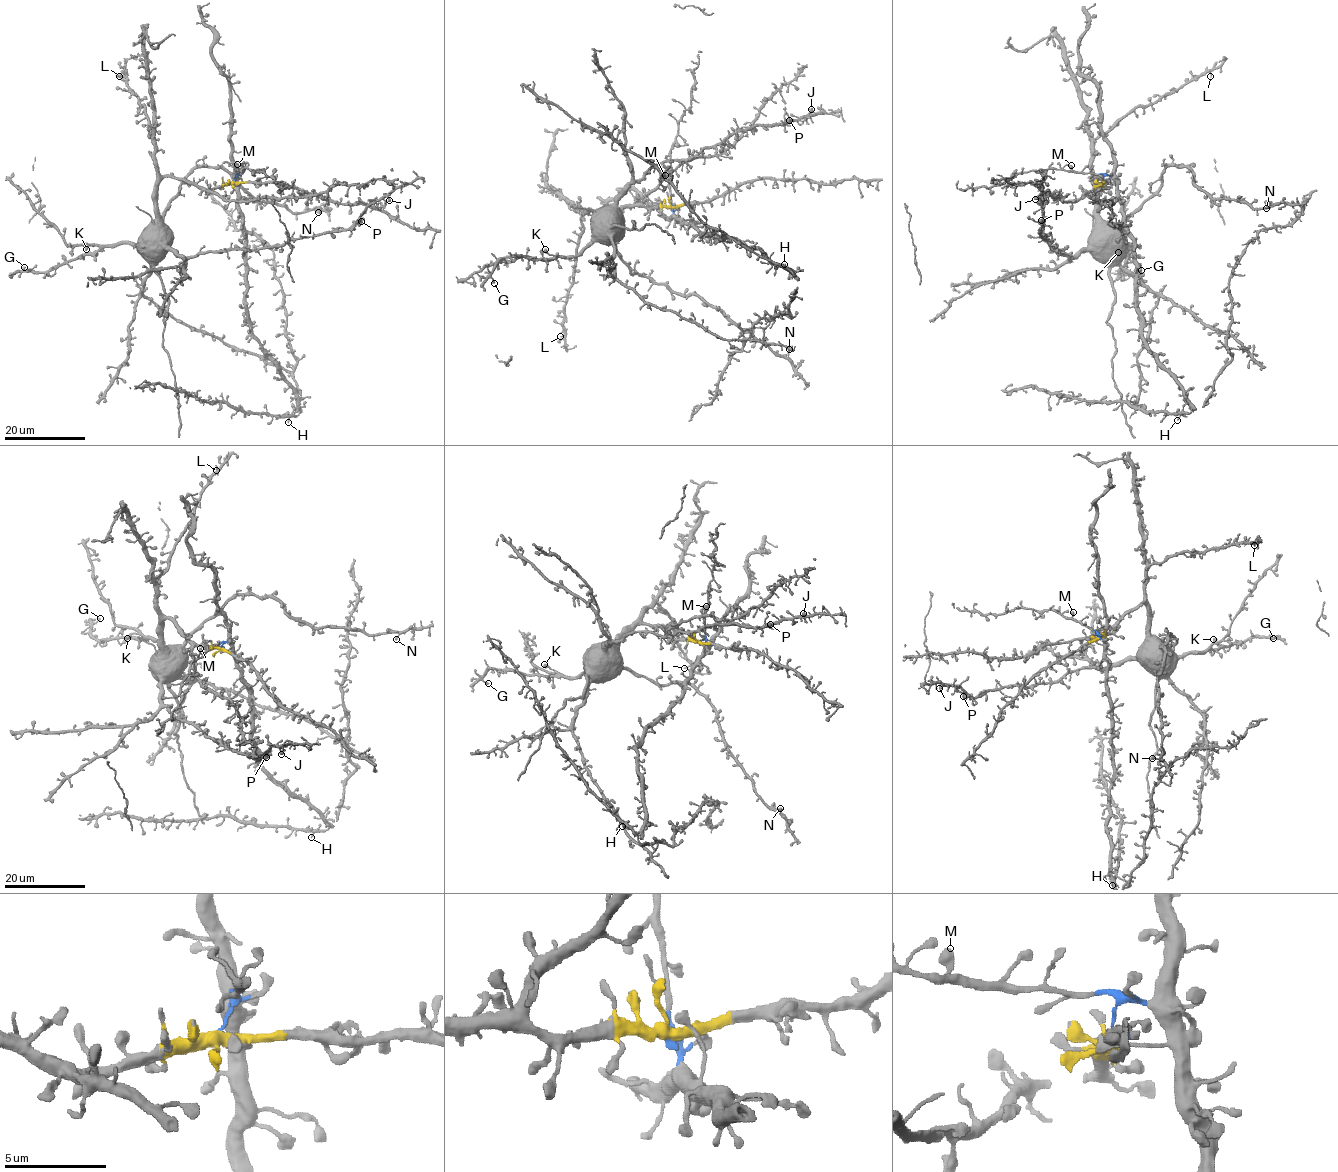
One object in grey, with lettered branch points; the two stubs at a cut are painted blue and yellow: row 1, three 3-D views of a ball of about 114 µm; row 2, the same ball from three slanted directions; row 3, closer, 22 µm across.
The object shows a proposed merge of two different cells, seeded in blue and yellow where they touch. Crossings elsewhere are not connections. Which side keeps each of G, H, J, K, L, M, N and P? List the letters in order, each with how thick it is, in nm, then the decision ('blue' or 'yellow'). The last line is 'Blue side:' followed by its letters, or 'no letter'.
G: calibre 340 nm; yellow
H: calibre 190 nm; blue
J: calibre 440 nm; yellow
K: calibre 480 nm; yellow
L: calibre 200 nm; yellow
M: calibre 440 nm; blue
N: calibre 280 nm; yellow
P: calibre 440 nm; yellow
Blue side: H, M

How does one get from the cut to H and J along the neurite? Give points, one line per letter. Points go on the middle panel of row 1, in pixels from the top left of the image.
H: (671, 208), (683, 223), (690, 223), (701, 233), (737, 238), (795, 275), (784, 264)
J: (671, 207), (624, 206), (597, 215), (659, 163), (691, 159), (733, 134), (799, 120), (811, 109)

